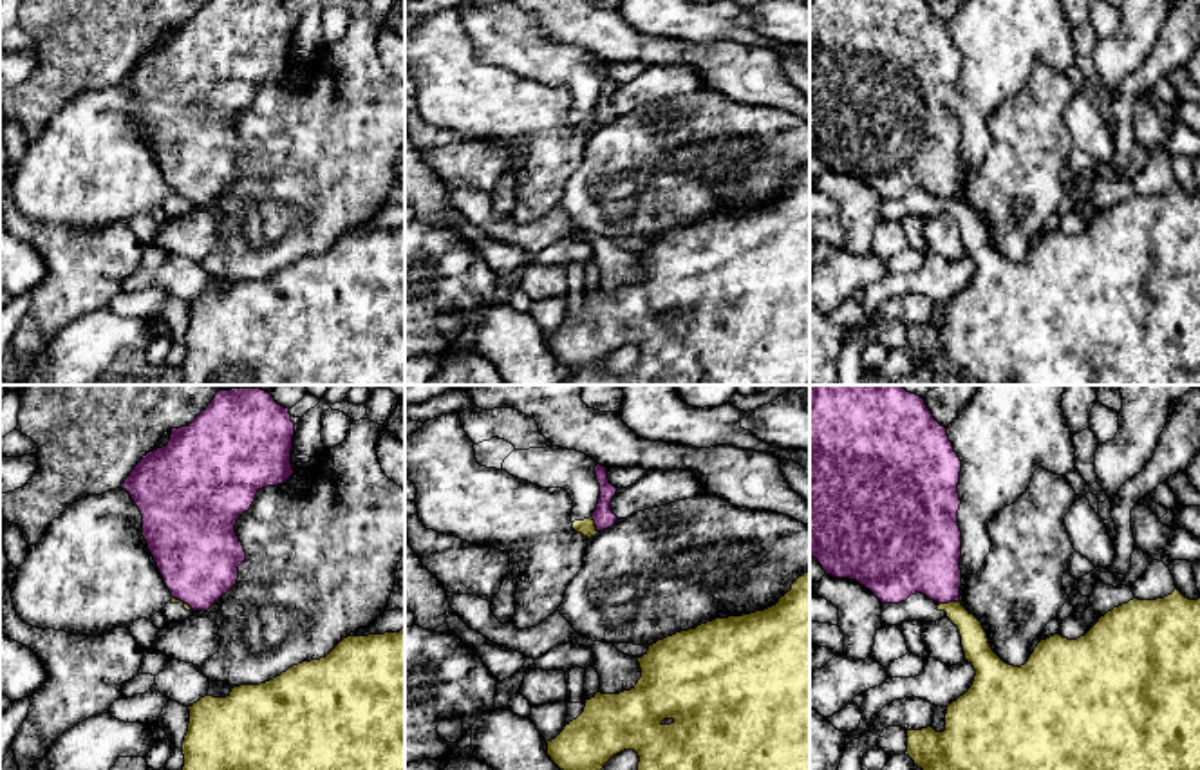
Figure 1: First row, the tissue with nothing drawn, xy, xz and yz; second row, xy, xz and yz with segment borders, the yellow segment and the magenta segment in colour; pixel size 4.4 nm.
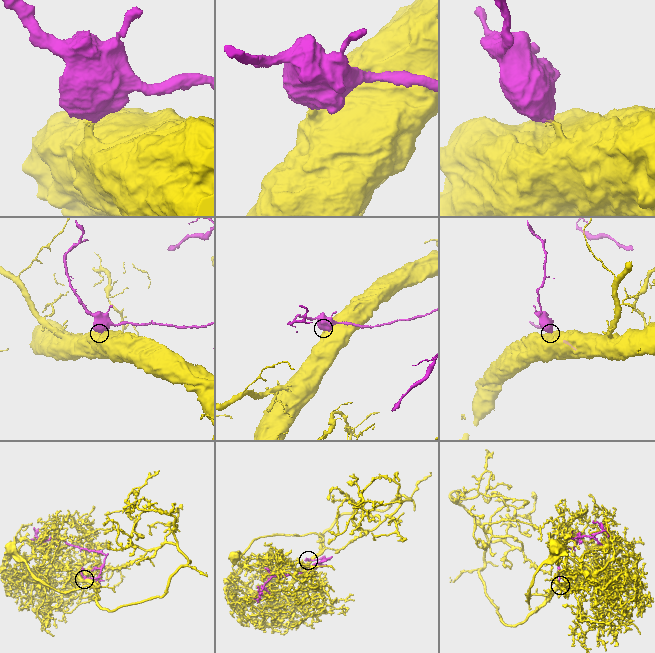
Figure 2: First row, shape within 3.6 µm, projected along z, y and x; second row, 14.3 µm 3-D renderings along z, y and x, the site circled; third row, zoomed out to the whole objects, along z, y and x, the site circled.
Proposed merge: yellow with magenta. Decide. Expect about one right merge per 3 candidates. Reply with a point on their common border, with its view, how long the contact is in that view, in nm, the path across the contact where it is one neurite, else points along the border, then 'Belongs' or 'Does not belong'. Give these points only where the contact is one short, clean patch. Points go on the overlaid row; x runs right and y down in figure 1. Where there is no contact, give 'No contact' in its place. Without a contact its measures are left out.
Touches yellow at yz (949, 602). Shared border 90 nm. Boundary: yz (958, 600), (940, 604). Does not belong

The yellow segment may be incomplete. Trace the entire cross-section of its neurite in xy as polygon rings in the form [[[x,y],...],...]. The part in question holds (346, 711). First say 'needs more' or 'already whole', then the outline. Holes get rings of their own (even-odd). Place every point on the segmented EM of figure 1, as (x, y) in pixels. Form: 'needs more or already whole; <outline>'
already whole; [[[405,629],[399,633],[347,636],[325,658],[302,662],[260,685],[233,687],[226,698],[204,696],[192,707],[183,741],[183,770],[405,770]]]

